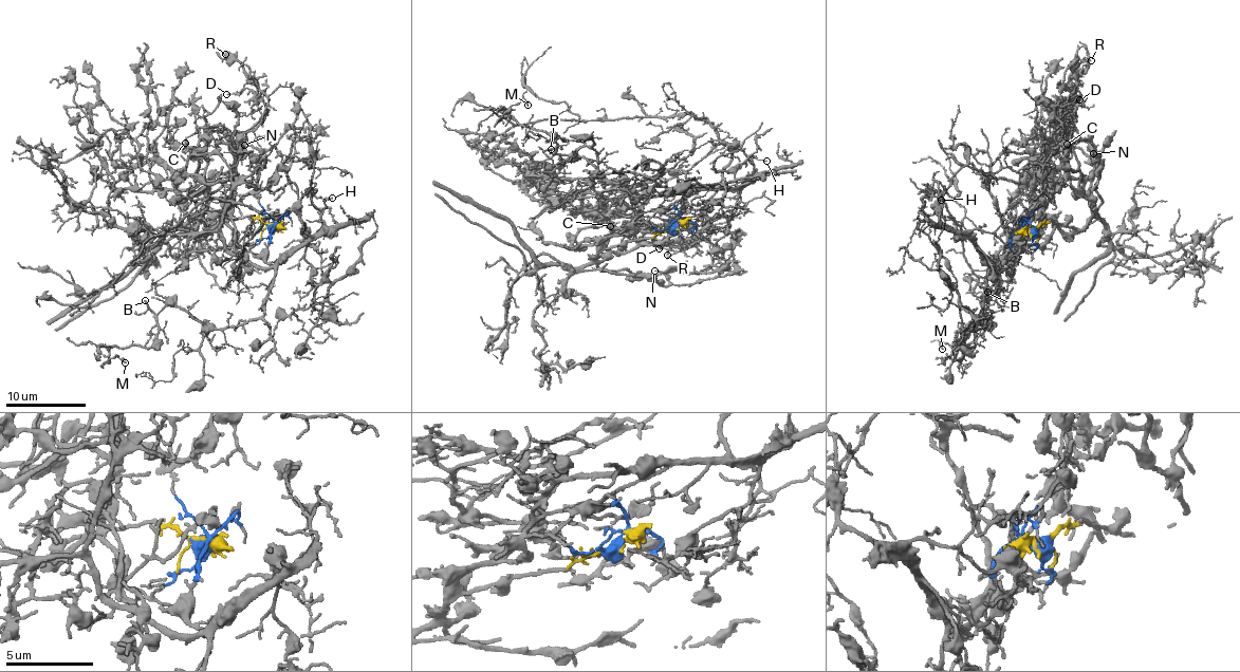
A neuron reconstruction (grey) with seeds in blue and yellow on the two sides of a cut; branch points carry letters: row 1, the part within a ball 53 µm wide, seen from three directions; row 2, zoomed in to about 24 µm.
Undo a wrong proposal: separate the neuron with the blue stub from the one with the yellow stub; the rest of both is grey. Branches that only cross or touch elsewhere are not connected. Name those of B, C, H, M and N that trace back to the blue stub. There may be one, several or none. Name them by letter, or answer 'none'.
B, H, M

